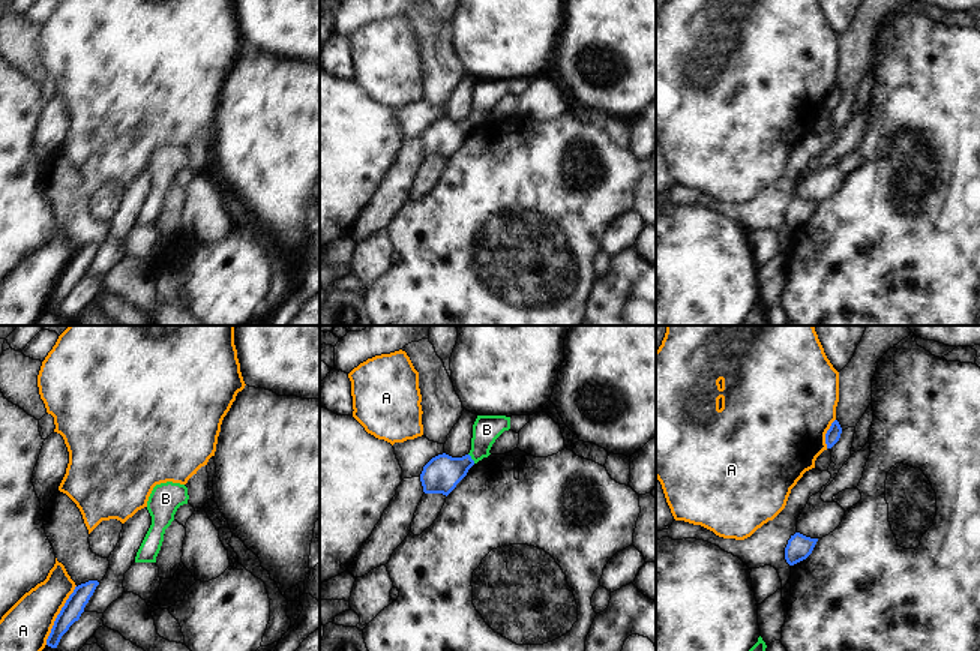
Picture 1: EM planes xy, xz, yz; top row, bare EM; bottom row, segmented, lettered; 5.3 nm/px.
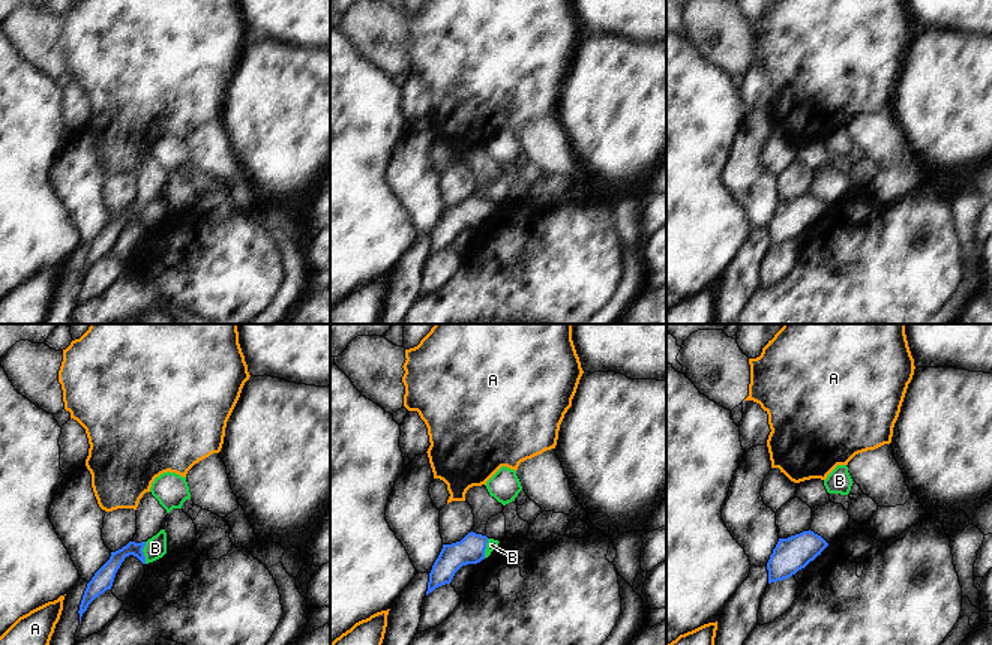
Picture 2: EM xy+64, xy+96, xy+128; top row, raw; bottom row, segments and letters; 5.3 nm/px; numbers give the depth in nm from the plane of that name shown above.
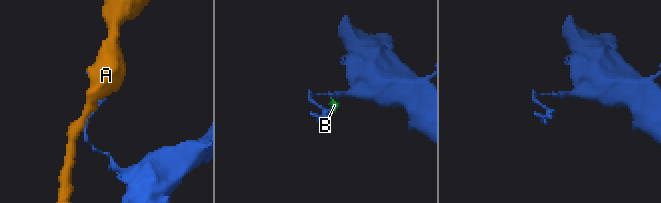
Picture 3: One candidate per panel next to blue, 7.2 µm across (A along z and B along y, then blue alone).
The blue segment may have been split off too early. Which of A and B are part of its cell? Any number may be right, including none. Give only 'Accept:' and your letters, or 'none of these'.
Accept: B

